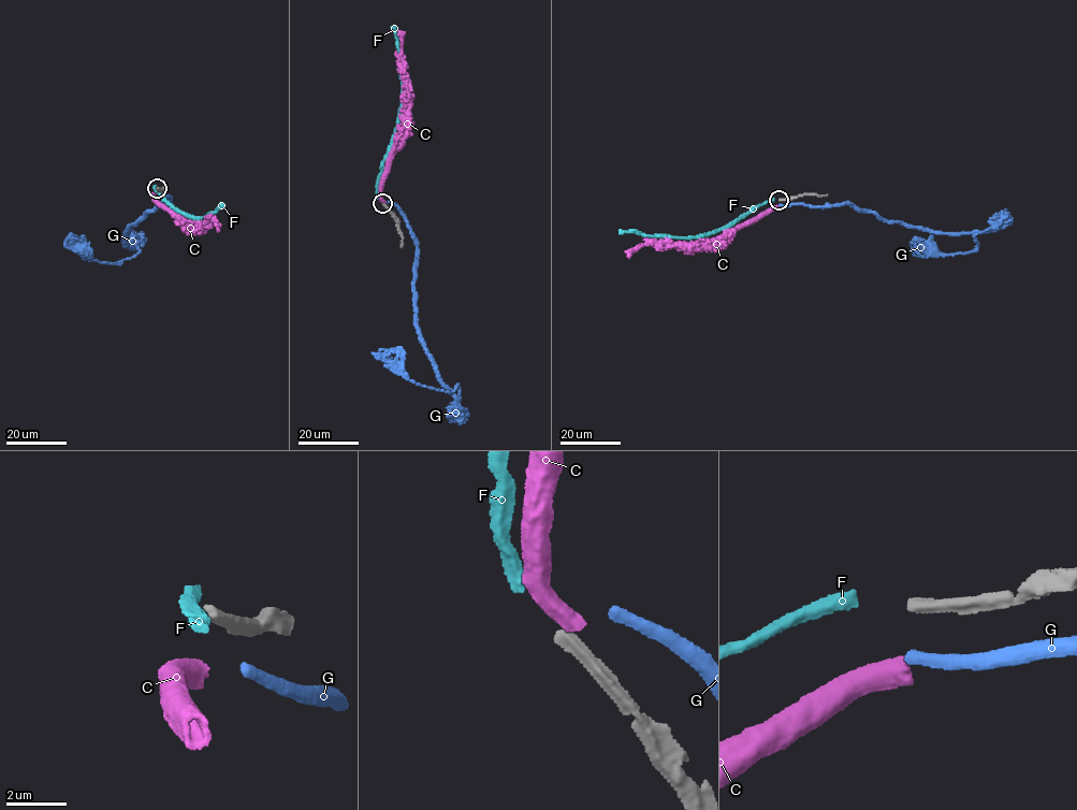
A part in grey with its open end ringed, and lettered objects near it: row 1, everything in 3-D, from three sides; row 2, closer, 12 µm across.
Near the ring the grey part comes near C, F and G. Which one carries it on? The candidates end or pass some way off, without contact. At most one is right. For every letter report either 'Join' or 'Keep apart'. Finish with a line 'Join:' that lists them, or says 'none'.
C: Keep apart
F: Join
G: Keep apart
Join: F

